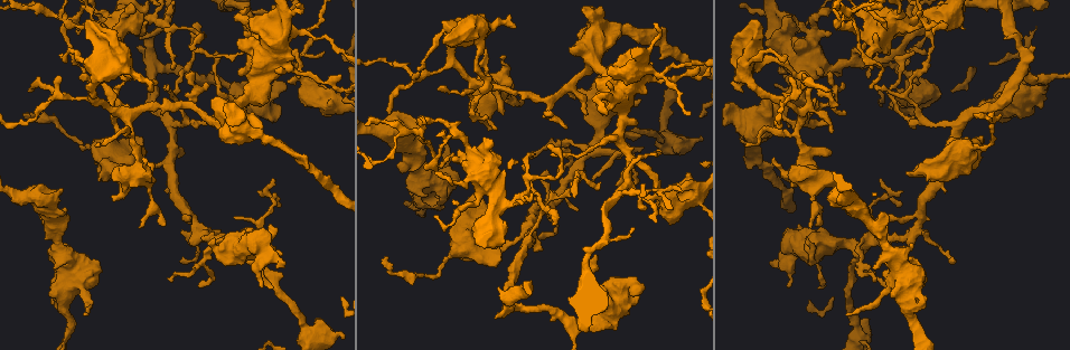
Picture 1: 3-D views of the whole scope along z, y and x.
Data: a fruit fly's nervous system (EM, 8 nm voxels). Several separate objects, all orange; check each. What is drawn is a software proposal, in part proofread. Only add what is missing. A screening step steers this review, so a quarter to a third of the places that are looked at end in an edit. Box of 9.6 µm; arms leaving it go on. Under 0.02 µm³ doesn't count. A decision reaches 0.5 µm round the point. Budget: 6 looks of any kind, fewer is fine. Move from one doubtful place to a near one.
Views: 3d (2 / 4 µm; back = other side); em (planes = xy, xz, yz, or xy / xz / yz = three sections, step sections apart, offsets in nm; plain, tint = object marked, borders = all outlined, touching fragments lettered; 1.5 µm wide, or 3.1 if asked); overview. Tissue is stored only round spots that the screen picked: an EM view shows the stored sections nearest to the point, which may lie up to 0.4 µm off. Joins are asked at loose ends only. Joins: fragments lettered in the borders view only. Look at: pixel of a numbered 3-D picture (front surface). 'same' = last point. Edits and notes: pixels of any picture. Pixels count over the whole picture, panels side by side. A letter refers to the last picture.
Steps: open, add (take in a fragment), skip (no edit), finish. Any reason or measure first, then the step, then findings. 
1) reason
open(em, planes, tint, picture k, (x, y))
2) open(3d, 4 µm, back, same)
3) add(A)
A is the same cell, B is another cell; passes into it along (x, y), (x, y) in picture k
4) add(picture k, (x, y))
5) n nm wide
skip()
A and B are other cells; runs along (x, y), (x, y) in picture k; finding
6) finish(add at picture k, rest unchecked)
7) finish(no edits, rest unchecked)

an open end
open(em, yz, step 8, borders, picture 1, (84, 315))

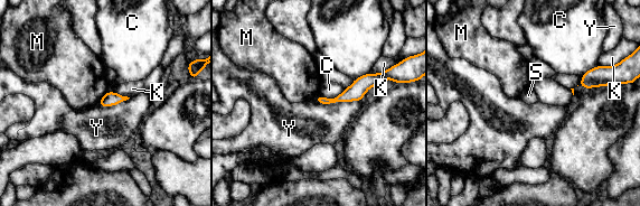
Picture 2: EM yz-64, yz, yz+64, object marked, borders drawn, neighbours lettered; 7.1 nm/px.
open(em, planes, borders, same)

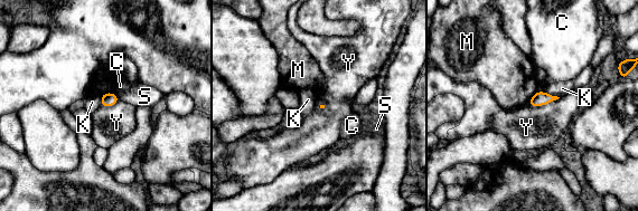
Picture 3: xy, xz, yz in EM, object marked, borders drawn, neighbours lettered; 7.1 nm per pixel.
Y touches over 240 nm
skip()
C, K, M, S and Y are other cells; none of them fits

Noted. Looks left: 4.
branch stops here
open(3d, 4 µm, picture 1, (409, 207))

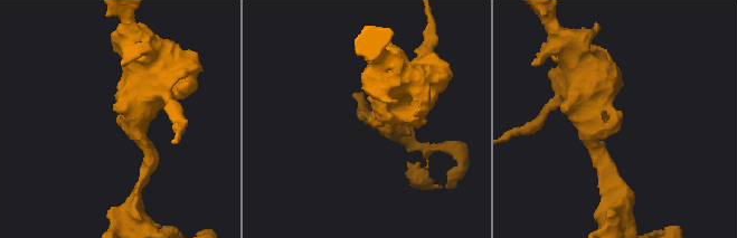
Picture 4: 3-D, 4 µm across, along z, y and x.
shape alone is not enough
open(em, planes, borders, picture 4, (368, 123))

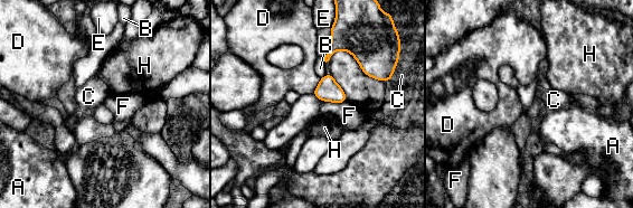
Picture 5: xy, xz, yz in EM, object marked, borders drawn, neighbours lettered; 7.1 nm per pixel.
skip()
A, B, C, D, E, F and H are other cells; no lettered fragment goes on from it

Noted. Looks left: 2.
finish(no edits, rest unchecked)

